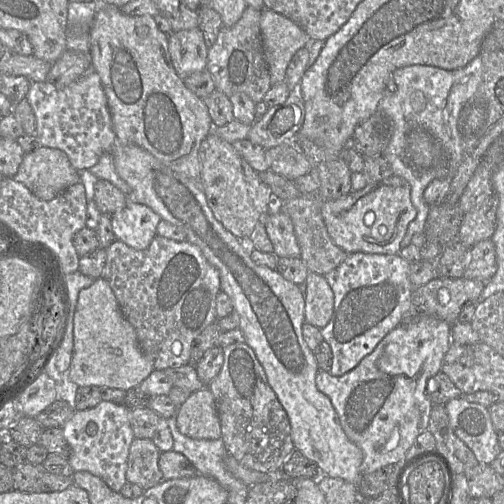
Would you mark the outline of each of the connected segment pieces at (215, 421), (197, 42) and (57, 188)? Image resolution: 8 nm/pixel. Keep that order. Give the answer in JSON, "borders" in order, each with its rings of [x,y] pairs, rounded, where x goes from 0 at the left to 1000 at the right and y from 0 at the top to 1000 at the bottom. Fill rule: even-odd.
{"borders":[[[[413,768],[391,774],[353,808],[351,847],[381,871],[438,869],[438,843],[423,780]]],[[[395,54],[339,63],[333,95],[341,129],[359,157],[411,135],[415,93]]],[[[85,290],[50,306],[34,343],[22,353],[89,399],[111,393],[161,359],[155,337],[129,302]]]]}

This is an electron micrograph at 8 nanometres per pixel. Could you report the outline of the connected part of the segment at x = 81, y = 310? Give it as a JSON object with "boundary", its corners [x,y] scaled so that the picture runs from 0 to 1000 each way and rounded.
{"boundary":[[[204,550],[159,577],[147,625],[147,688],[133,754],[155,768],[192,766],[254,776],[274,768],[306,734],[274,681],[270,657],[246,627]]]}

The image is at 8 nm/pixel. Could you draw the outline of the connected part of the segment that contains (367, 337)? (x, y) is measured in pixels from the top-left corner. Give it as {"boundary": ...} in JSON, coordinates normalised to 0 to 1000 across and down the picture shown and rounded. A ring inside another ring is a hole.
{"boundary":[[[704,500],[690,504],[669,532],[643,546],[663,581],[659,631],[643,651],[635,653],[639,669],[659,694],[657,744],[679,746],[702,732],[776,655],[798,639],[823,575],[812,554],[813,528],[815,524],[792,502],[764,506]]]}

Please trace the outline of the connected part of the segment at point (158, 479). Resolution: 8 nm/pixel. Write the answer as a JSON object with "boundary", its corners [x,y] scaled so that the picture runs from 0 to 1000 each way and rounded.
{"boundary":[[[266,869],[258,885],[254,915],[252,915],[252,937],[250,952],[256,958],[272,960],[284,968],[286,974],[317,960],[325,948],[315,929],[315,907],[319,895],[310,887],[300,871]]]}

